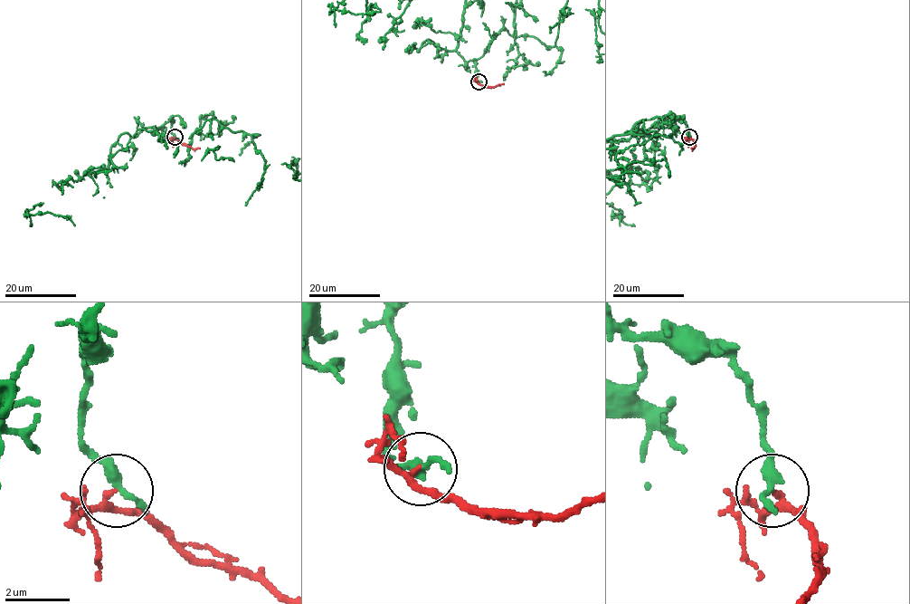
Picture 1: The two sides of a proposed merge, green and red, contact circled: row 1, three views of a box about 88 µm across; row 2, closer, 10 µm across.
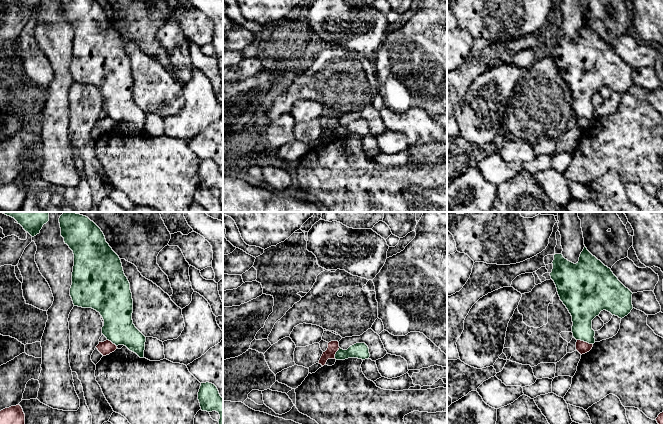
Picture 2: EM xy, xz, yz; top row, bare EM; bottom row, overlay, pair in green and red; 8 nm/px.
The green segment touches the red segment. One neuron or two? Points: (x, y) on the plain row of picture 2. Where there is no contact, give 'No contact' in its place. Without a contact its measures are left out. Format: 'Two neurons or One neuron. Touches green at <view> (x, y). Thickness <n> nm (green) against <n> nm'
Two neurons. Touches green at yz (585, 117). Thickness 220 nm (green) against 100 nm

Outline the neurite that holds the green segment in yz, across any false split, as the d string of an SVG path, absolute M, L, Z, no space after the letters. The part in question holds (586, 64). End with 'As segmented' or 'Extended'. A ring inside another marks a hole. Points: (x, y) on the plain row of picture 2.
M586 23L581 28L576 40L565 35L562 30L555 30L552 40L553 45L550 52L556 61L560 76L572 92L572 109L576 116L589 120L595 119L592 96L601 87L606 86L622 95L633 85L633 69L618 56L610 44L593 32Z. As segmented

